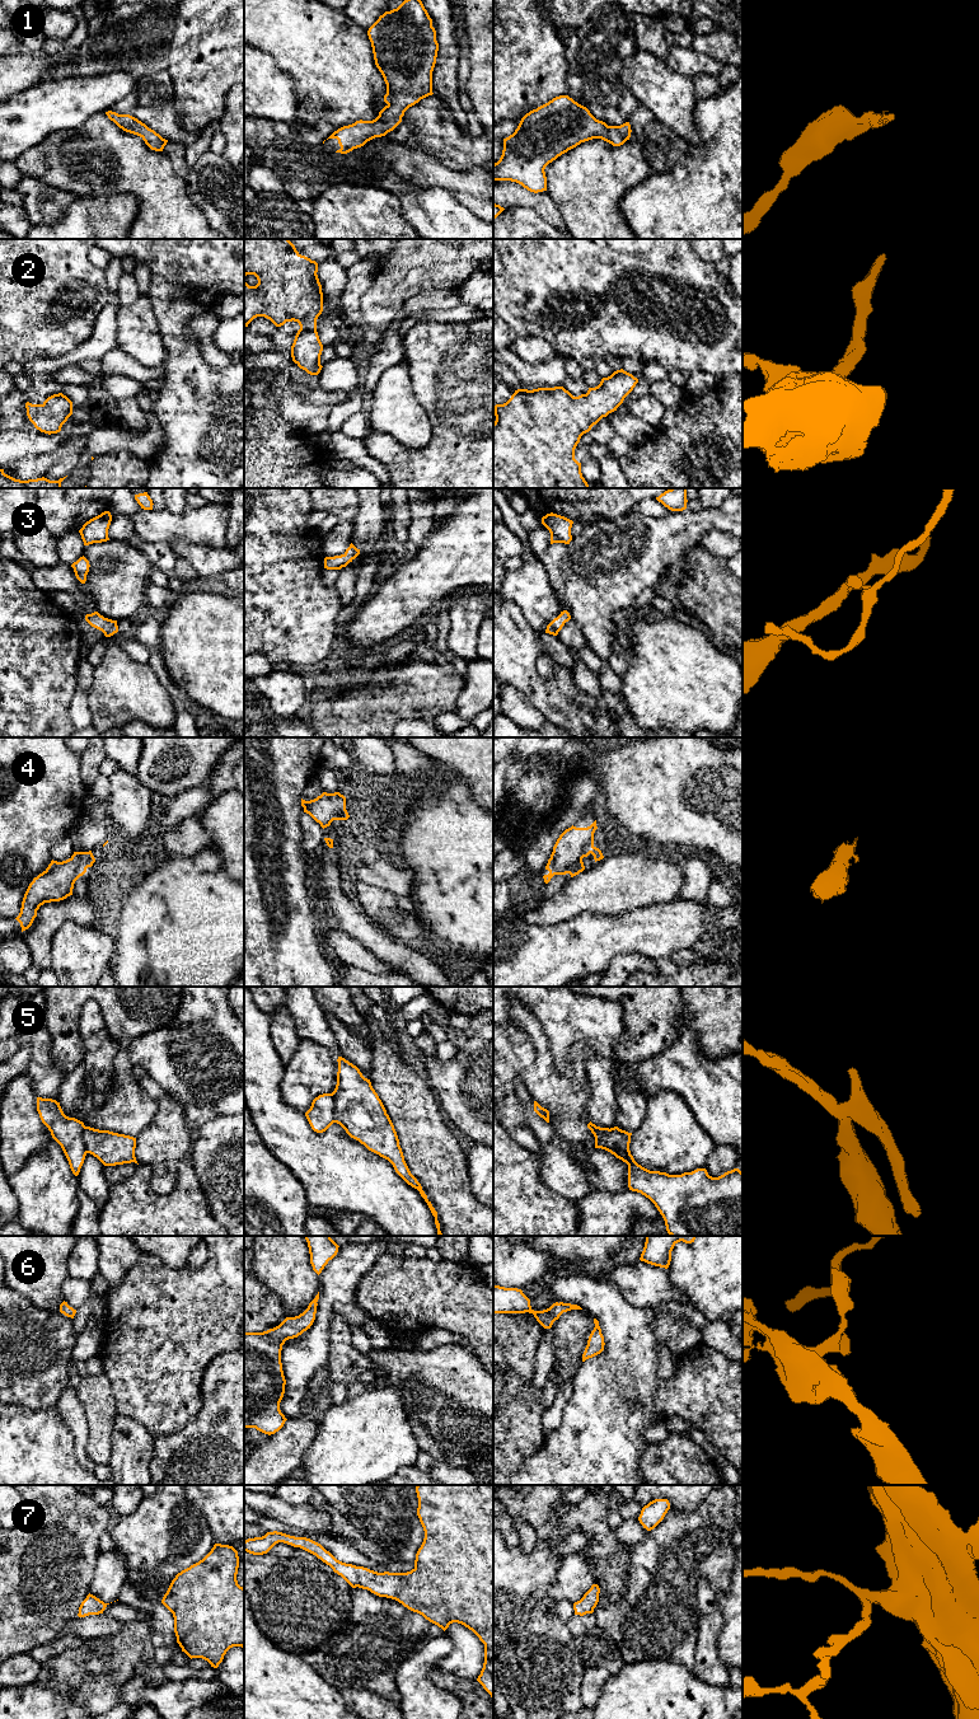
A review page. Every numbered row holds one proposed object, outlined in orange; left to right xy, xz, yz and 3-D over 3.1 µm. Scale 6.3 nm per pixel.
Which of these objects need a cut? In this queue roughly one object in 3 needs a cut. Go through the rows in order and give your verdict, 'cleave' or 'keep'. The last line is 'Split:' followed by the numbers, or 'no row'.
1: keep
2: keep
3: keep
4: keep
5: cleave
6: keep
7: keep
Split: 5

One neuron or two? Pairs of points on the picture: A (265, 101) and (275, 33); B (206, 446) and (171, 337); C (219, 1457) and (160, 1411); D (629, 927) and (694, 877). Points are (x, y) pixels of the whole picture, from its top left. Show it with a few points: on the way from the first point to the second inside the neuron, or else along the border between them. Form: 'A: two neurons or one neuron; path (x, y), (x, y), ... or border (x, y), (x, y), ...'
A: two neurons; border (257, 47), (266, 51), (280, 69), (293, 76)
B: one neuron; path (206, 420), (192, 392), (184, 364)
C: two neurons; border (201, 1405), (181, 1429), (154, 1437)
D: two neurons; border (680, 898), (705, 903)

